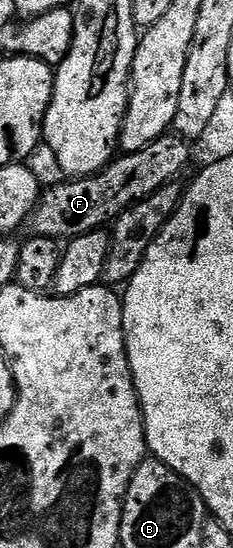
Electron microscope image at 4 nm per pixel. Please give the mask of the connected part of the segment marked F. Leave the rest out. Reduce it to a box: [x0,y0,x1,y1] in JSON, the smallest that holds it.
[32,134,191,238]

